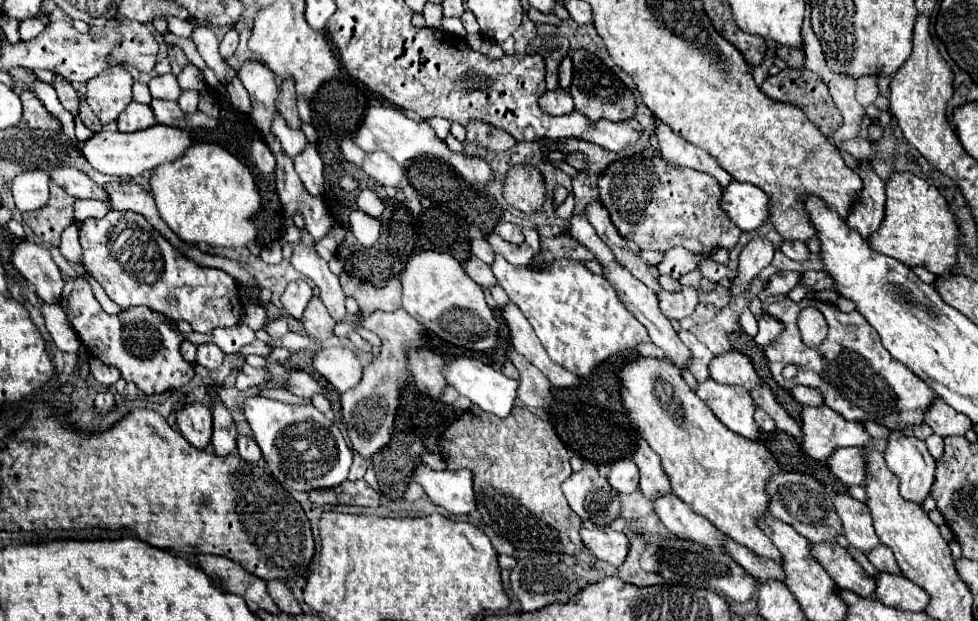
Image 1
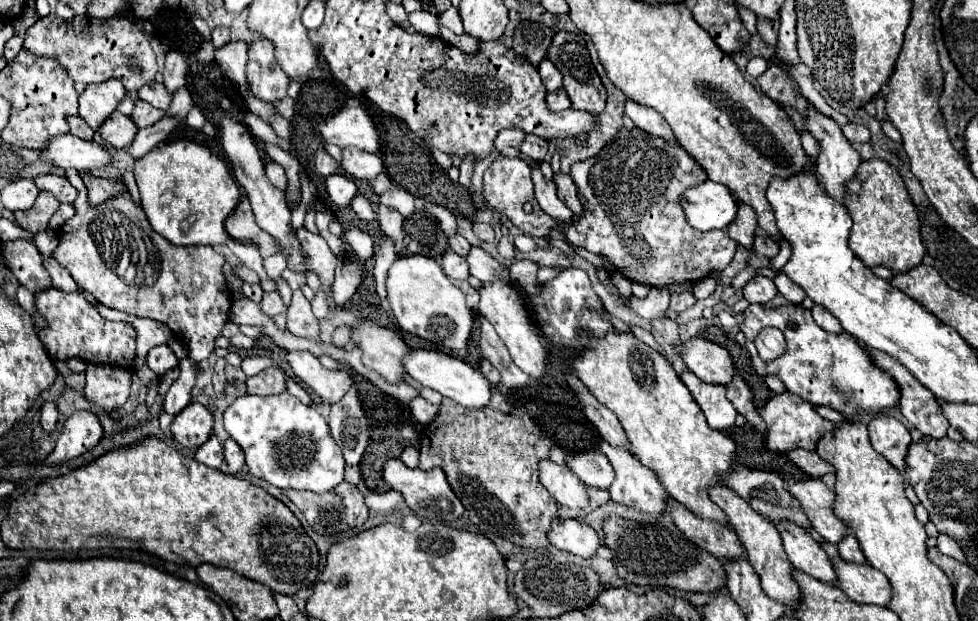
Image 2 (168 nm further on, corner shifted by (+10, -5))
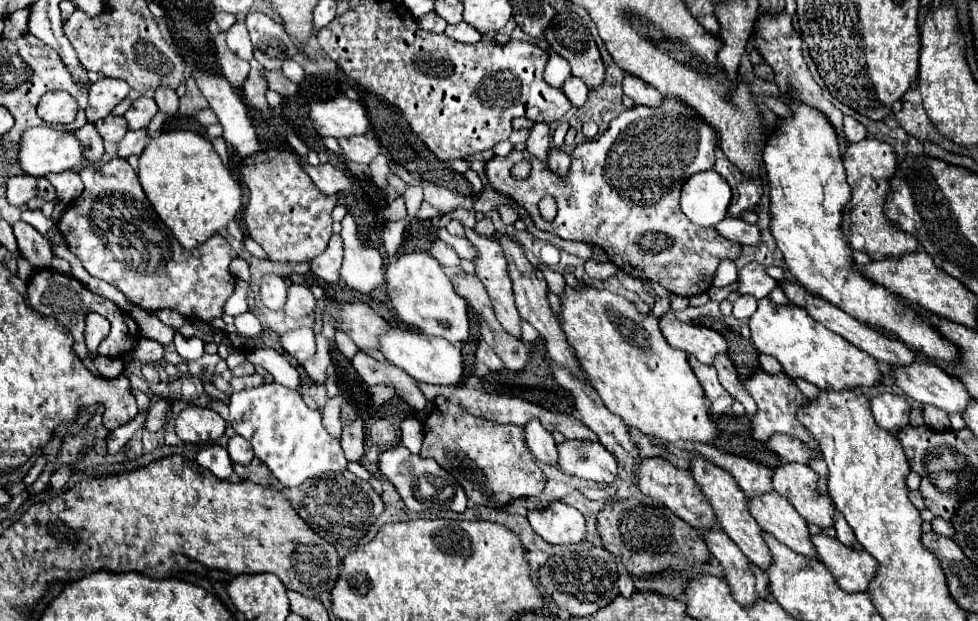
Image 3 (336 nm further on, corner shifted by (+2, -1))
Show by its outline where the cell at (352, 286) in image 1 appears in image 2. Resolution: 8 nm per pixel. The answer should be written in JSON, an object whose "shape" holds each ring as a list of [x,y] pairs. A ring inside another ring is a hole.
{"shape":[[[379,206],[377,210],[377,220],[381,224],[381,230],[393,240],[393,246],[395,246],[395,254],[399,256],[401,254],[401,246],[403,246],[403,216],[391,208],[391,206]]]}

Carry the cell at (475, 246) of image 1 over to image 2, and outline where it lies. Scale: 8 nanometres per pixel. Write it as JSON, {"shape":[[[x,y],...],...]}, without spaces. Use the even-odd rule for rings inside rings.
{"shape":[[[459,234],[449,238],[449,246],[451,246],[451,250],[453,250],[453,252],[457,252],[457,254],[459,254],[459,256],[463,256],[463,258],[469,254],[469,248],[471,248],[471,244],[469,244],[463,236],[459,236]]]}

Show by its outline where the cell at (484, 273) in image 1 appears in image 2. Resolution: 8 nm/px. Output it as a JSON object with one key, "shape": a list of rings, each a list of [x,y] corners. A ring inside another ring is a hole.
{"shape":[[[445,250],[443,258],[443,272],[451,278],[451,280],[467,280],[469,278],[469,266],[467,260],[457,256],[453,250]]]}

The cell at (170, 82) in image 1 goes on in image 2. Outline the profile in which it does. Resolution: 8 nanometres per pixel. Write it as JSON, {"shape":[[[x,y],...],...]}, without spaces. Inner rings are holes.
{"shape":[[[149,82],[149,84],[143,84],[139,90],[137,90],[137,96],[155,106],[155,108],[161,108],[161,110],[167,110],[169,104],[171,104],[171,94],[167,92],[167,88],[161,84],[161,82]]]}

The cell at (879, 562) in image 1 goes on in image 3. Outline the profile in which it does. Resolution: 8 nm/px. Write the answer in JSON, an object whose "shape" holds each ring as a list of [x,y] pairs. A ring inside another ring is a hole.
{"shape":[[[837,512],[835,514],[835,518],[833,518],[833,528],[835,528],[835,536],[837,536],[837,540],[839,542],[843,542],[845,546],[849,546],[849,548],[855,548],[855,550],[861,550],[861,544],[857,542],[857,538],[855,538],[855,534],[853,534],[853,530],[849,528],[849,524],[847,524],[847,520],[841,516],[841,512]]]}

